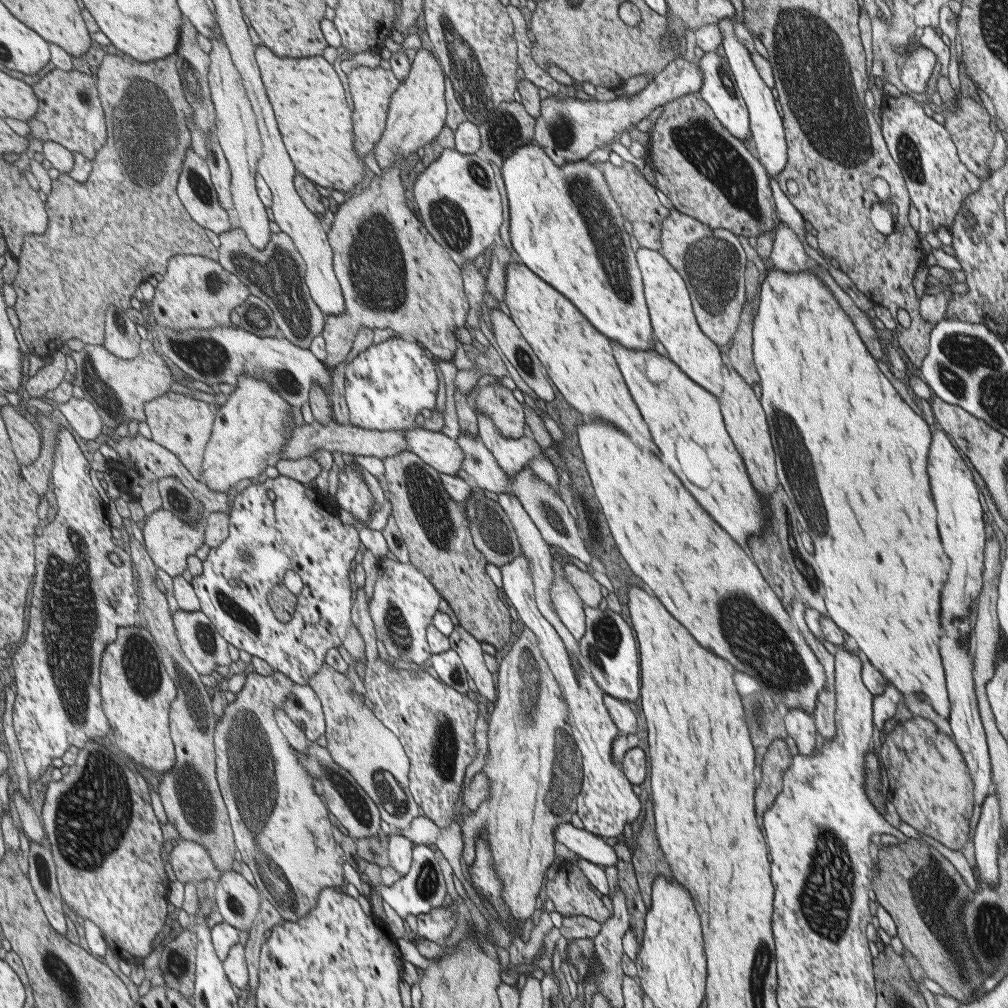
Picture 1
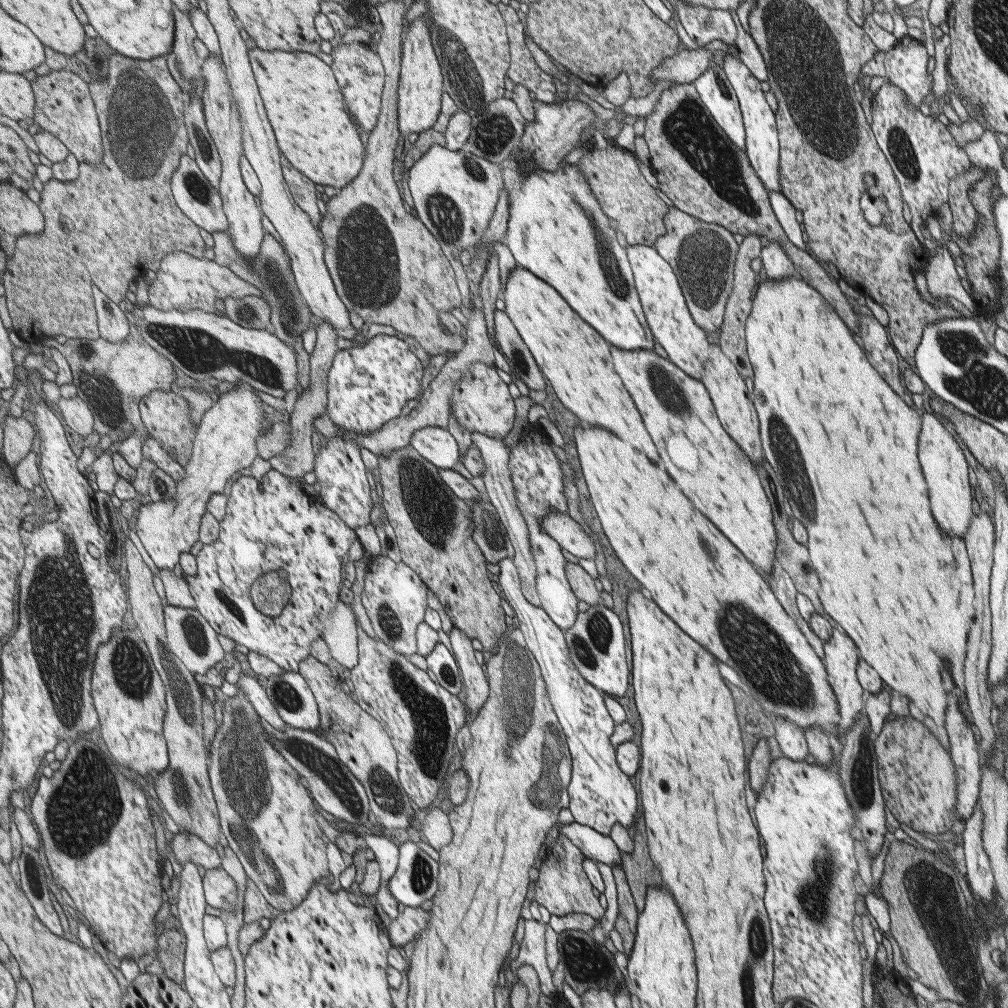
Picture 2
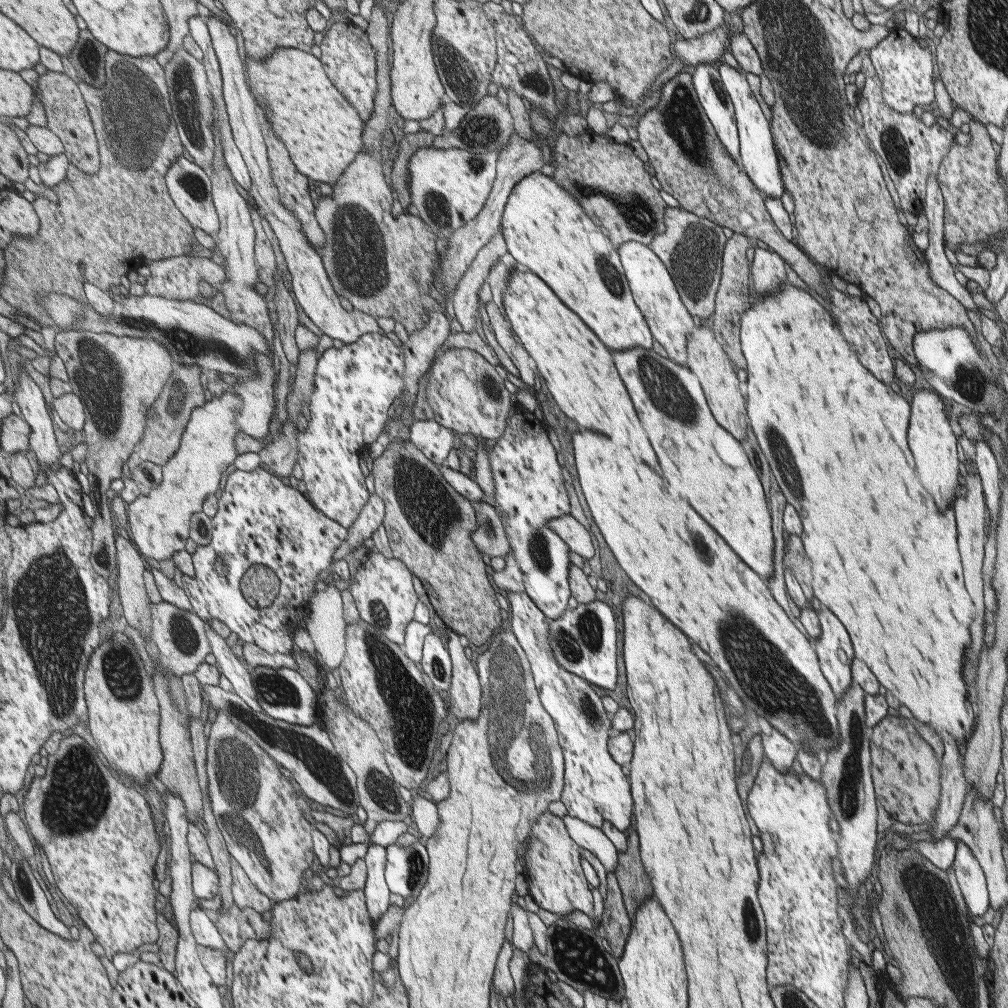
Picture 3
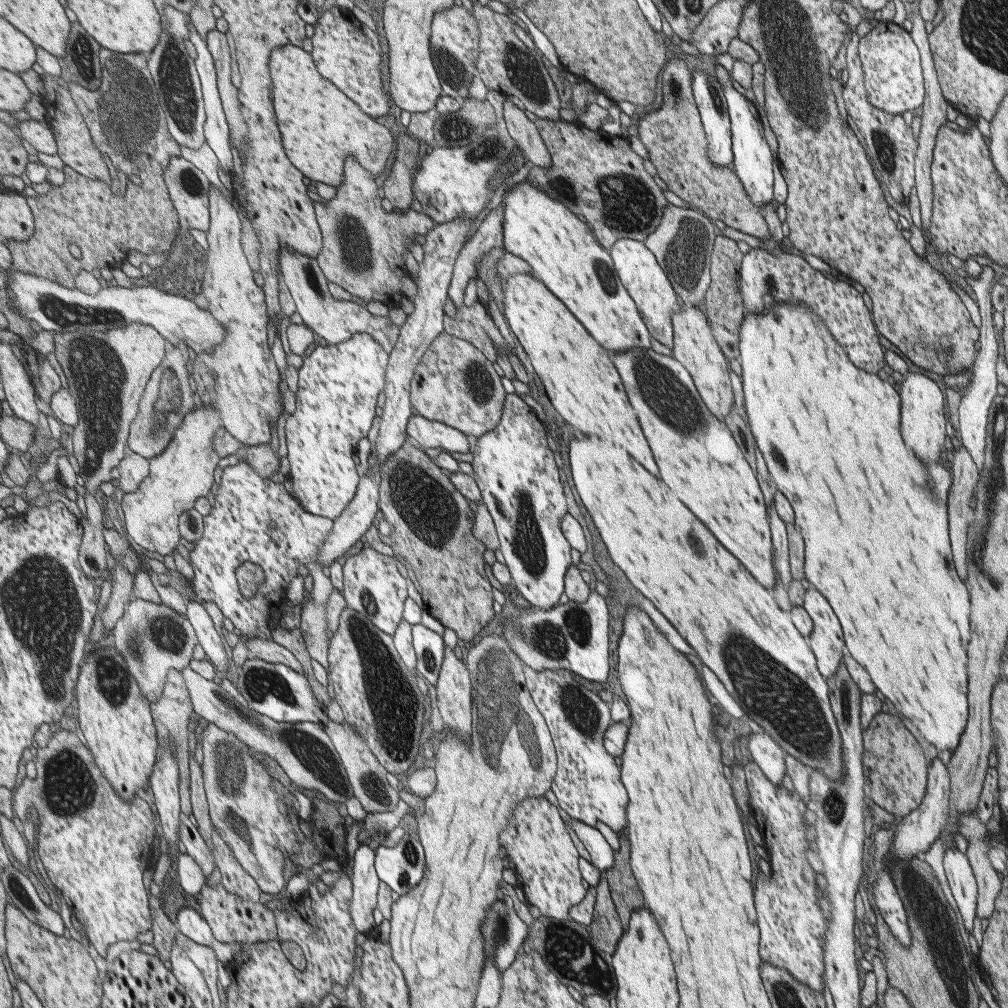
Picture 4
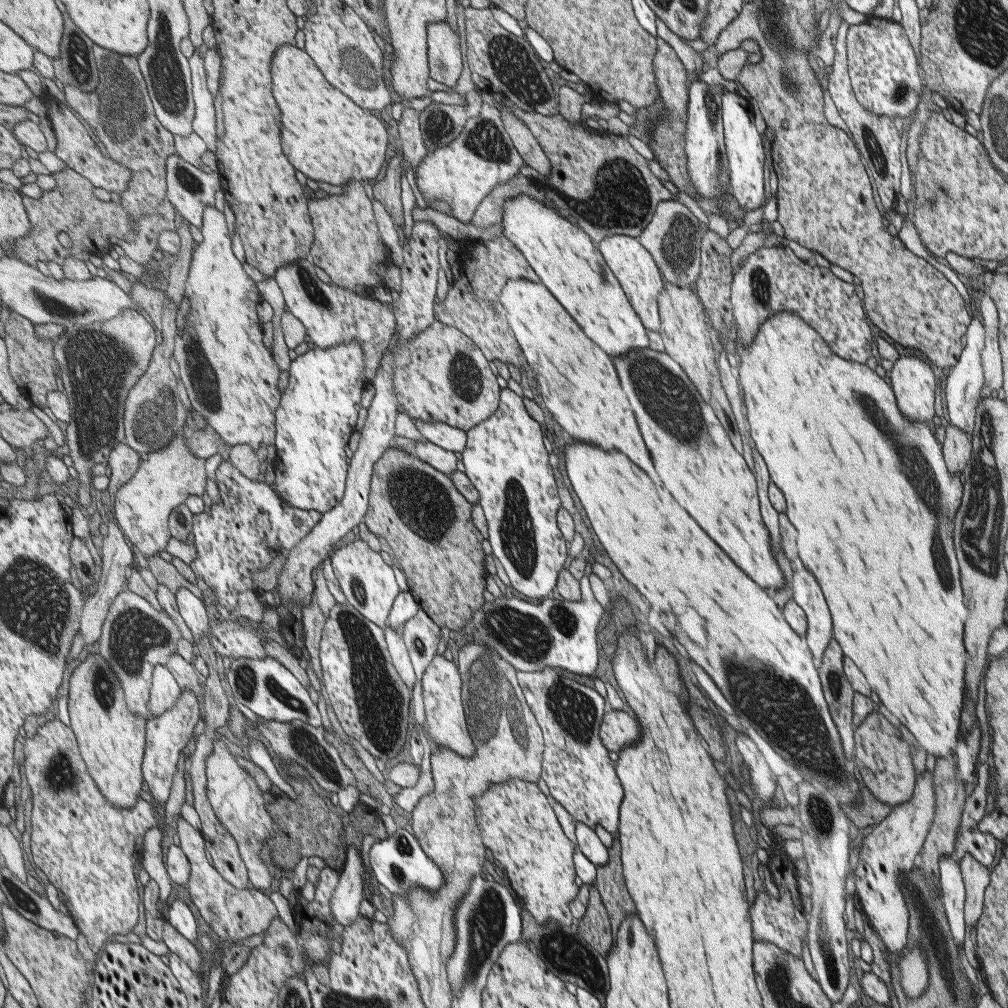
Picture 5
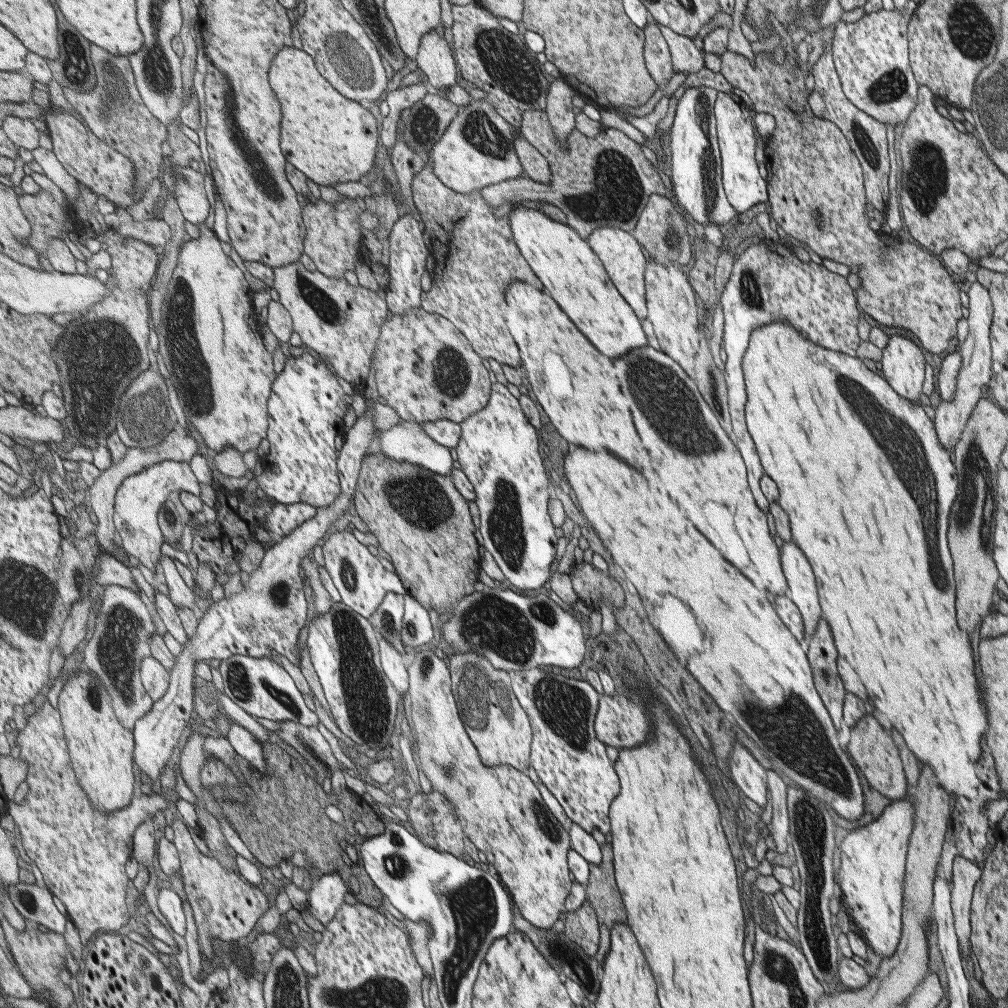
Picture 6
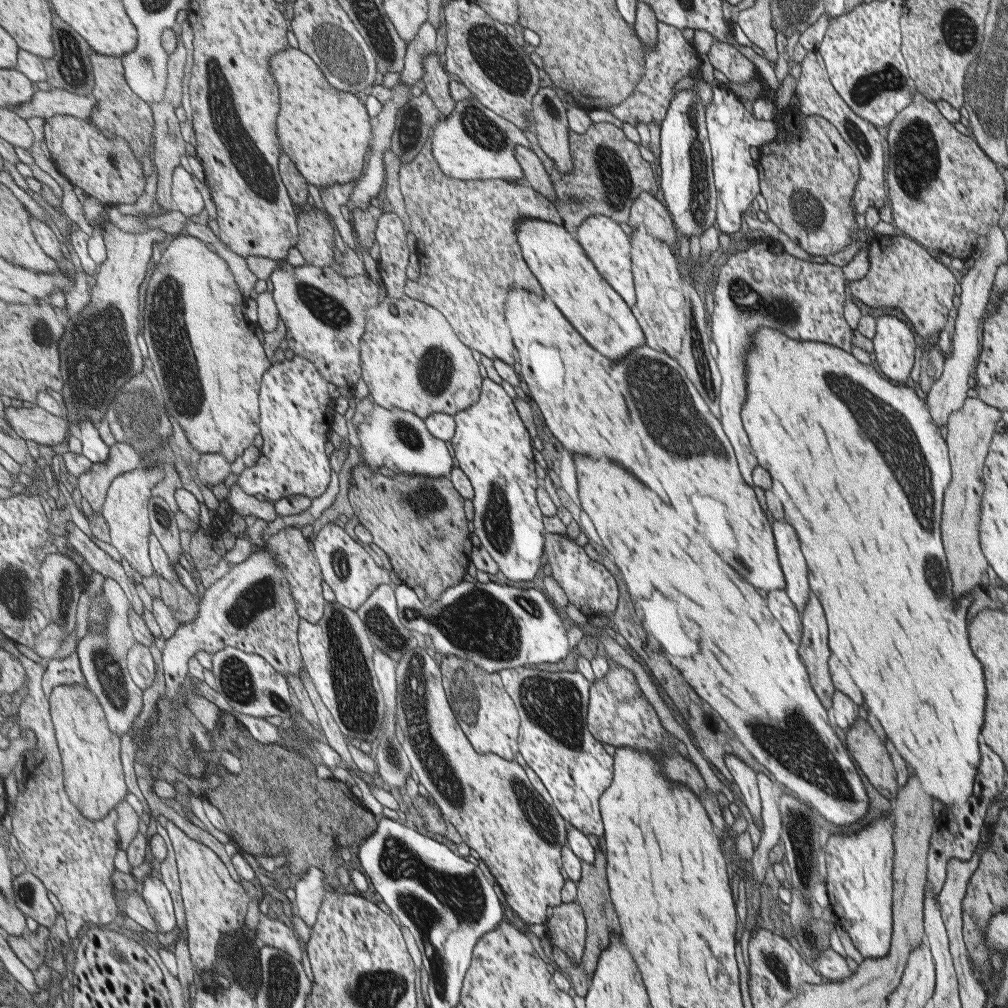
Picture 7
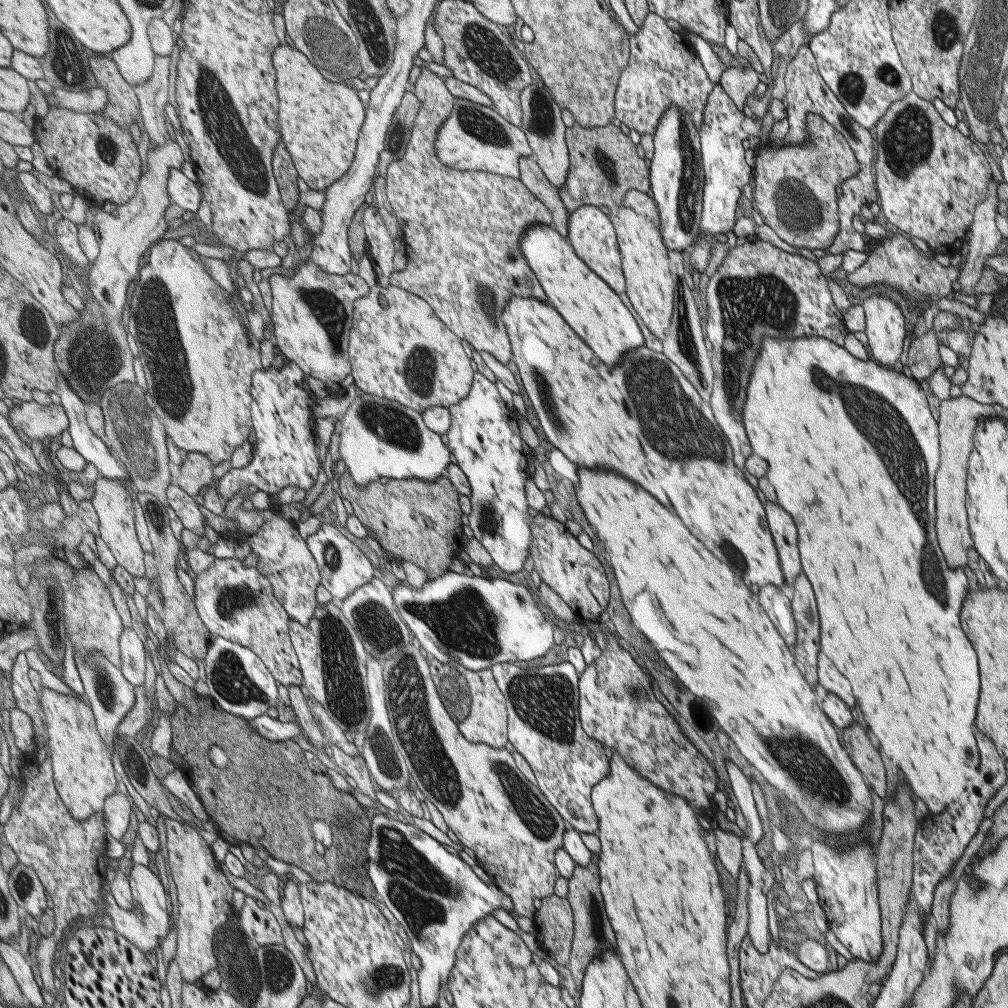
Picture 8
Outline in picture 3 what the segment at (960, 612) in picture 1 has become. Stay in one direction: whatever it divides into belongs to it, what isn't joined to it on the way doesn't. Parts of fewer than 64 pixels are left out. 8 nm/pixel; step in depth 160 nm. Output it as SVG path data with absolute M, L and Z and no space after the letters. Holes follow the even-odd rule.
M927 390L910 393L911 414L911 454L915 454L915 466L919 466L919 476L923 478L923 486L933 496L941 496L935 500L937 510L945 510L951 506L957 495L957 480L959 480L959 460L957 460L957 442L955 436L943 414L943 404L937 393L931 394Z

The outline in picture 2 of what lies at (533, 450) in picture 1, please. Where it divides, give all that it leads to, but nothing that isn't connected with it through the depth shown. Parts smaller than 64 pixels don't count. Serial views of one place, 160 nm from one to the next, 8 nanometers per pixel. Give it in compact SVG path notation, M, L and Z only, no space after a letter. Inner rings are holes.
M475 432L472 439L475 440L475 444L479 446L481 456L483 456L486 462L486 471L484 472L483 480L488 494L488 500L496 509L500 521L505 525L509 538L516 548L514 561L522 580L521 590L528 594L528 599L535 606L542 607L542 600L541 597L539 597L539 592L537 592L538 568L532 547L532 534L530 533L527 519L520 509L513 473L510 469L512 450L509 446L505 446L503 439L496 439L480 432Z

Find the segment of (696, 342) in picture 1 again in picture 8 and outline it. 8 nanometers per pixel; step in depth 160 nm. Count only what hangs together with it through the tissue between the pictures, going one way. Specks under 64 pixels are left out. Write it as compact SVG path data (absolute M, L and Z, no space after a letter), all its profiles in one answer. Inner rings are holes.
M590 203L579 206L575 212L571 212L569 219L569 236L578 255L591 267L611 290L617 294L625 292L625 281L621 268L621 257L619 254L617 239L611 221L604 210L591 206Z

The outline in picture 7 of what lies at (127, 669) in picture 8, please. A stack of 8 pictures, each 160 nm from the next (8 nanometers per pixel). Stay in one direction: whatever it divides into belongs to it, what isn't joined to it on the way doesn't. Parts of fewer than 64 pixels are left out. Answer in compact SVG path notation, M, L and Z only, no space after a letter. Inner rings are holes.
M136 641L128 654L129 672L136 682L135 686L143 690L151 688L157 678L157 664L148 646Z

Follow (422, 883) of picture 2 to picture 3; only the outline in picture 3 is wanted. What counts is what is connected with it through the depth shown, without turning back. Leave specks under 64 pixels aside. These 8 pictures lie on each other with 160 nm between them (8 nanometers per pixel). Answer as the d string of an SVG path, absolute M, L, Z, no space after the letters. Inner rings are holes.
M424 841L407 847L387 847L386 879L393 893L405 898L419 896L427 884L430 858Z

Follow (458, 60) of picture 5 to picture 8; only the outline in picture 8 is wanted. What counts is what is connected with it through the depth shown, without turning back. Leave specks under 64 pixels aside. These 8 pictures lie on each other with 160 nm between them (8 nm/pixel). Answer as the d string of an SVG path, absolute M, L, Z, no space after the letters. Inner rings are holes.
M425 67L421 68L413 91L421 99L422 106L415 118L414 127L409 131L404 157L389 165L386 176L387 198L395 210L396 218L399 218L397 221L406 243L405 253L407 263L409 262L405 272L392 274L392 285L403 287L426 299L430 306L435 308L442 322L459 335L459 338L475 346L477 351L485 350L503 364L509 364L513 358L513 346L505 315L507 304L515 295L513 292L517 292L517 295L523 292L523 296L535 296L541 302L549 304L542 283L539 284L540 280L522 253L522 238L531 226L553 225L554 214L520 178L481 170L463 171L445 166L438 157L436 144L440 128L454 113L457 98L446 85L445 78L437 76Z

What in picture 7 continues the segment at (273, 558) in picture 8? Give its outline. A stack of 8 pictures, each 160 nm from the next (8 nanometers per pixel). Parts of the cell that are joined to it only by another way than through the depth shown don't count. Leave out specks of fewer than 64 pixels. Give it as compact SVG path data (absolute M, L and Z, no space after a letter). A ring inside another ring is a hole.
M286 527L277 534L265 538L262 544L267 549L271 549L276 554L279 562L284 564L284 570L286 570L295 600L298 602L299 615L312 623L321 621L326 614L328 603L325 596L323 596L324 574L315 552L311 550L309 539L303 536L300 528Z

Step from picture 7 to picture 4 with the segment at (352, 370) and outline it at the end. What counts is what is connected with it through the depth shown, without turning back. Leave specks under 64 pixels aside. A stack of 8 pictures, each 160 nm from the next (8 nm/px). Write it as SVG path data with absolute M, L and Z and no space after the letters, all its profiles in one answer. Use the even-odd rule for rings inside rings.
M291 247L283 248L280 266L284 282L289 288L296 304L296 311L303 323L327 344L335 345L353 338L355 334L366 333L371 334L371 338L375 338L375 342L379 342L388 353L393 352L399 341L400 328L394 326L387 316L373 316L367 308L355 302L333 298L327 288L327 278L319 268L315 257L304 255Z

